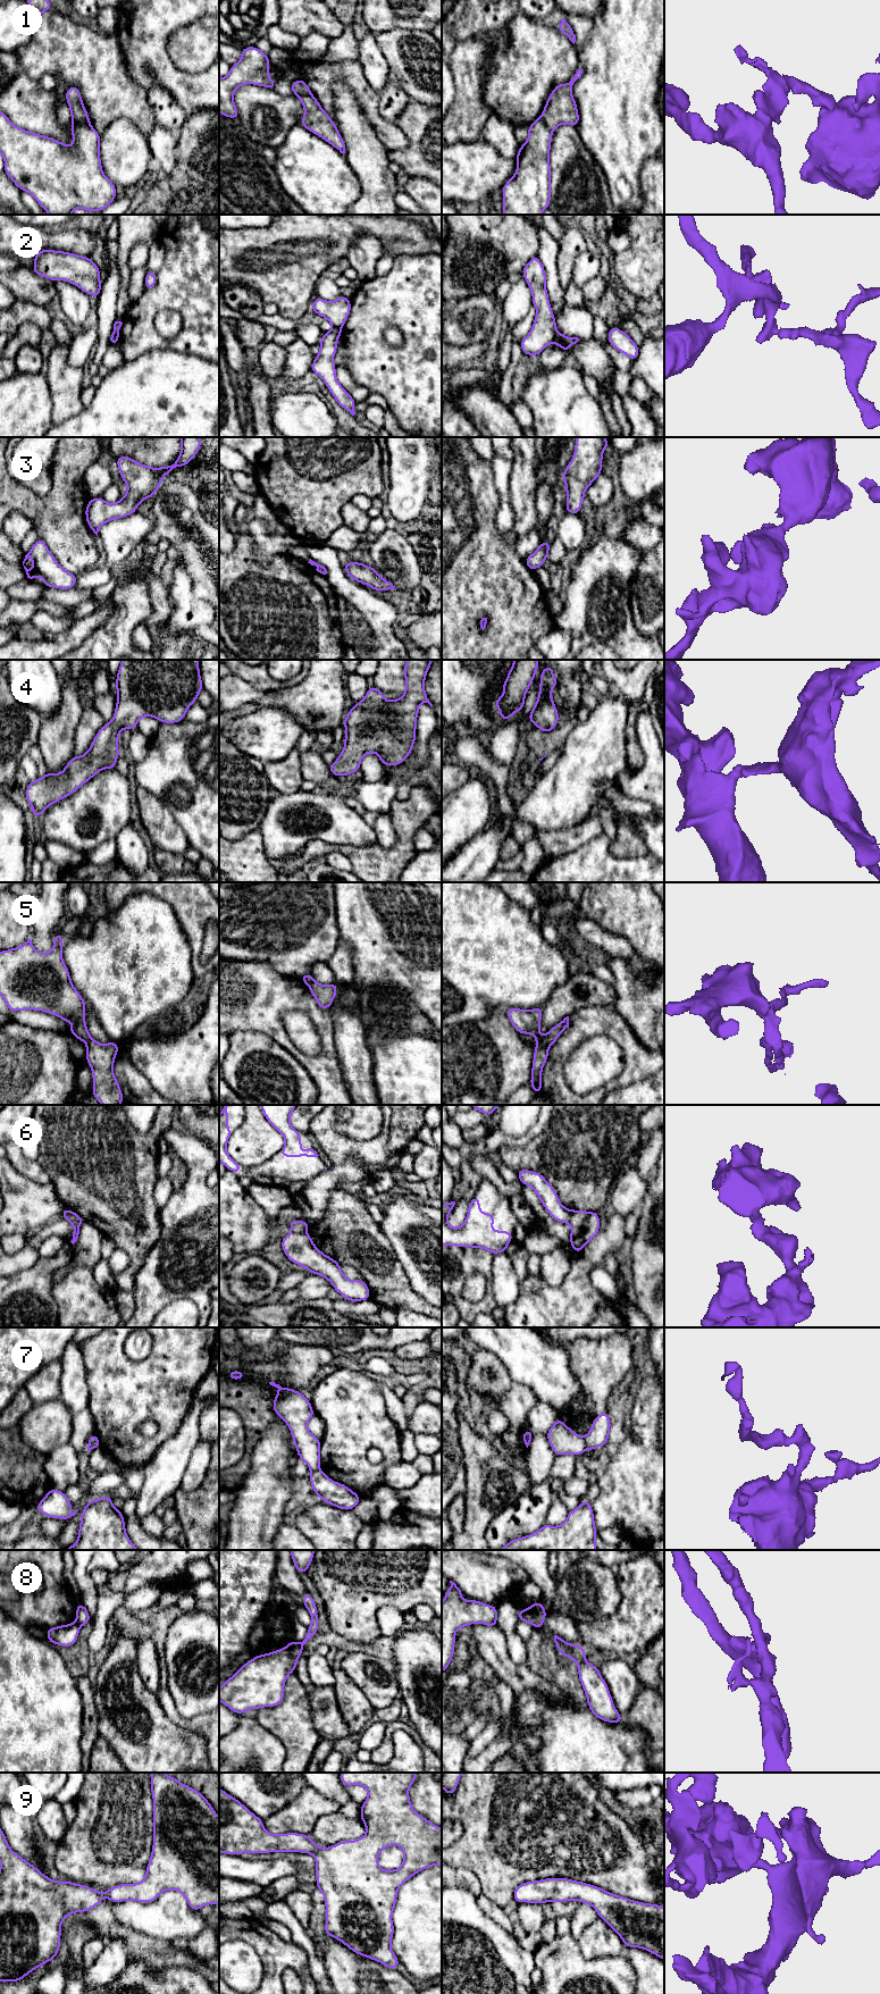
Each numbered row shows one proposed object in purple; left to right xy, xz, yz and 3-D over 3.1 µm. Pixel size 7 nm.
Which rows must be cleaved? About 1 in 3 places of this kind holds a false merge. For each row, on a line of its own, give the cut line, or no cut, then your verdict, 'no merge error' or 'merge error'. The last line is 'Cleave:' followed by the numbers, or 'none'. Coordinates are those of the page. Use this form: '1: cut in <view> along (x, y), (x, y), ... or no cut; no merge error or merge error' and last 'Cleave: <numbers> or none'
1: cut in xy along (73, 119), (89, 124); merge error
2: cut in yz along (556, 331), (553, 342); merge error
3: no cut; no merge error
4: no cut; no merge error
5: cut in yz along (545, 1035), (537, 1044); merge error
6: cut in xy along (65, 1208), (68, 1216), (72, 1220), (76, 1220), (80, 1224); merge error
7: cut in yz along (583, 1438), (588, 1448); merge error
8: cut in xy along (76, 1620), (81, 1625); merge error
9: no cut; no merge error
Cleave: 1, 2, 5, 6, 7, 8

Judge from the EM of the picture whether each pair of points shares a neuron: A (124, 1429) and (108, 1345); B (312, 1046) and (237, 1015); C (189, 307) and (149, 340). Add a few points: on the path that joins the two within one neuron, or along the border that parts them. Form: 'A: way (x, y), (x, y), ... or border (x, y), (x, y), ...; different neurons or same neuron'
A: way (124, 1408), (124, 1393), (111, 1376), (108, 1365); same neuron
B: border (285, 1012), (282, 1023), (288, 1038), (308, 1056); different neurons
C: way (173, 303), (160, 303), (149, 315), (149, 324); same neuron

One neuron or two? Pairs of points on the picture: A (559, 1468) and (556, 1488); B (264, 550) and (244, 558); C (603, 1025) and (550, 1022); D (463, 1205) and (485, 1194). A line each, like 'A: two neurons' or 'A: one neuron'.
A: two neurons
B: two neurons
C: two neurons
D: two neurons

